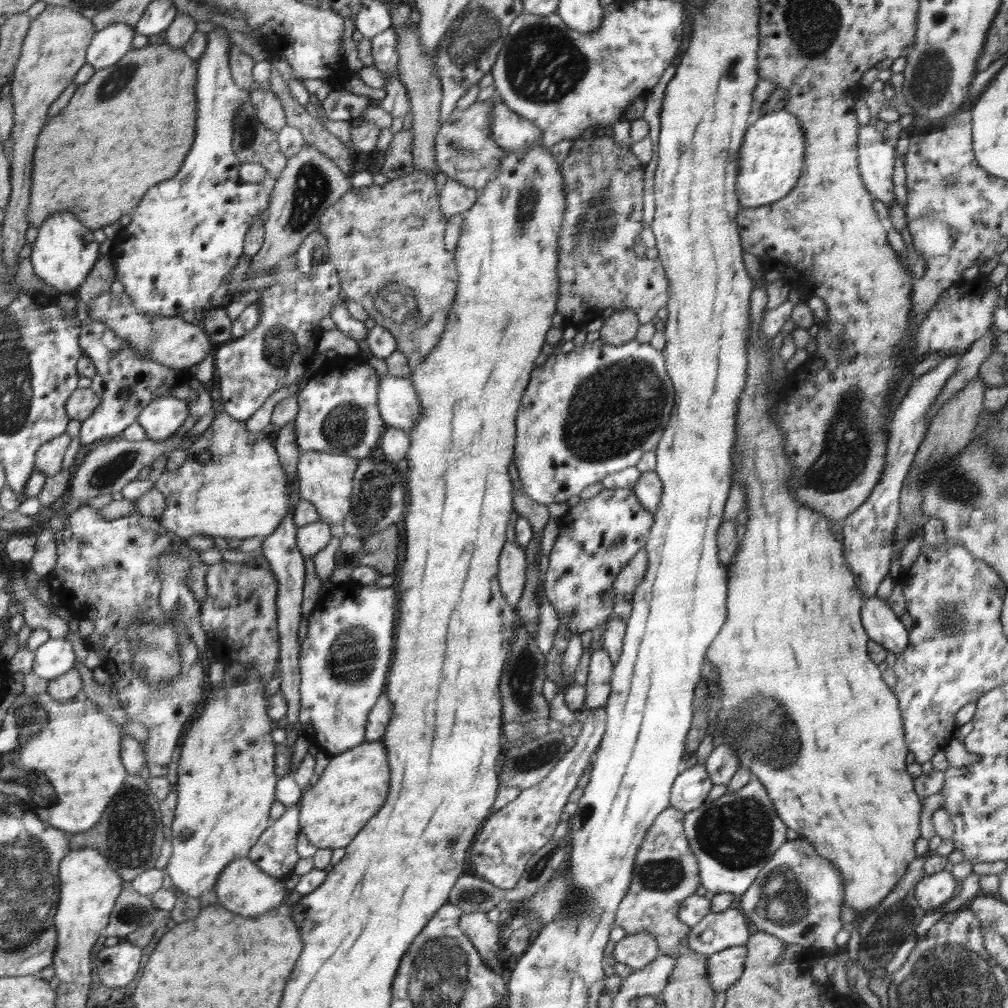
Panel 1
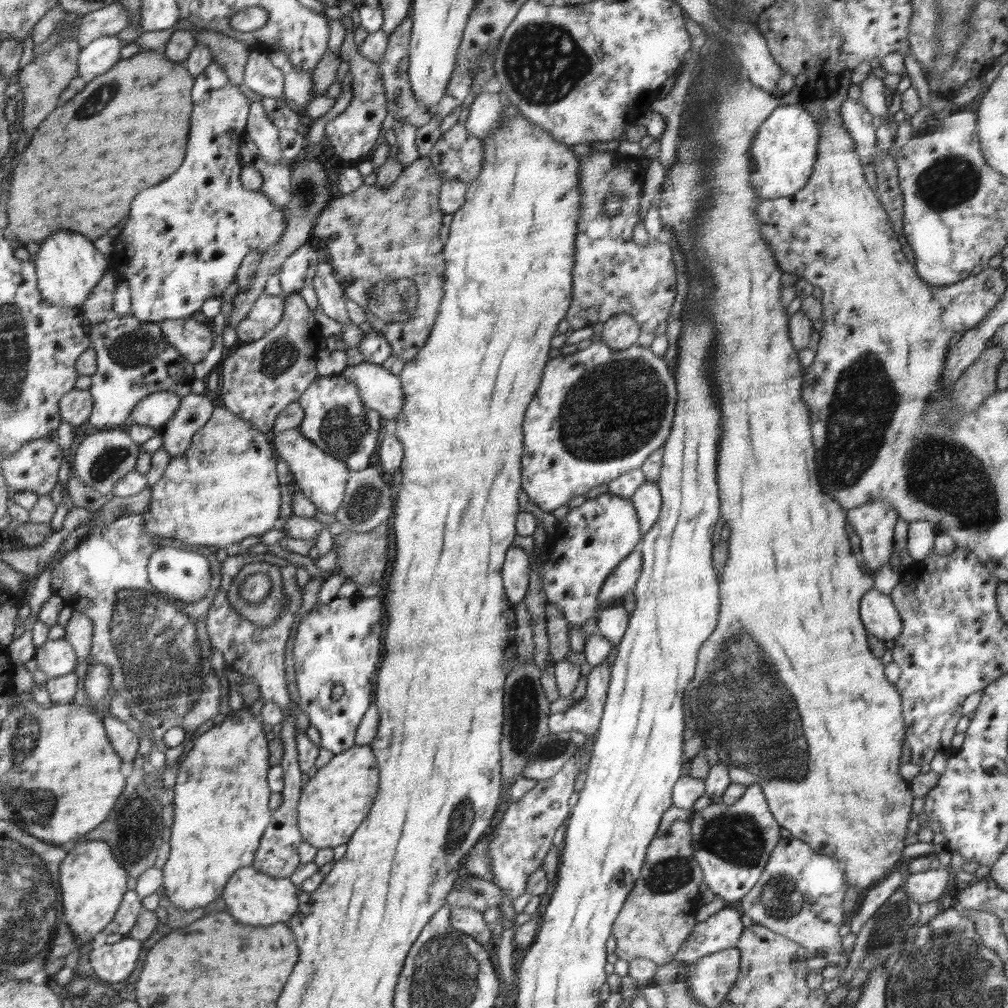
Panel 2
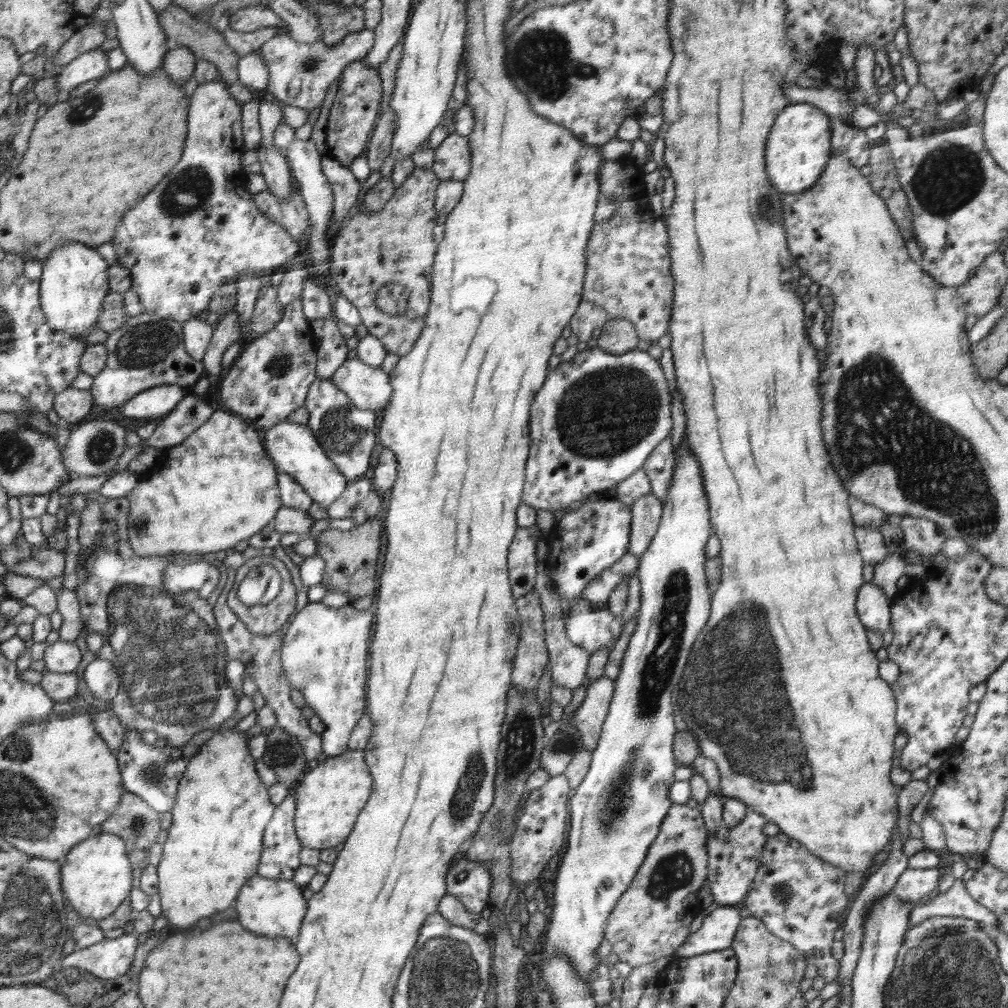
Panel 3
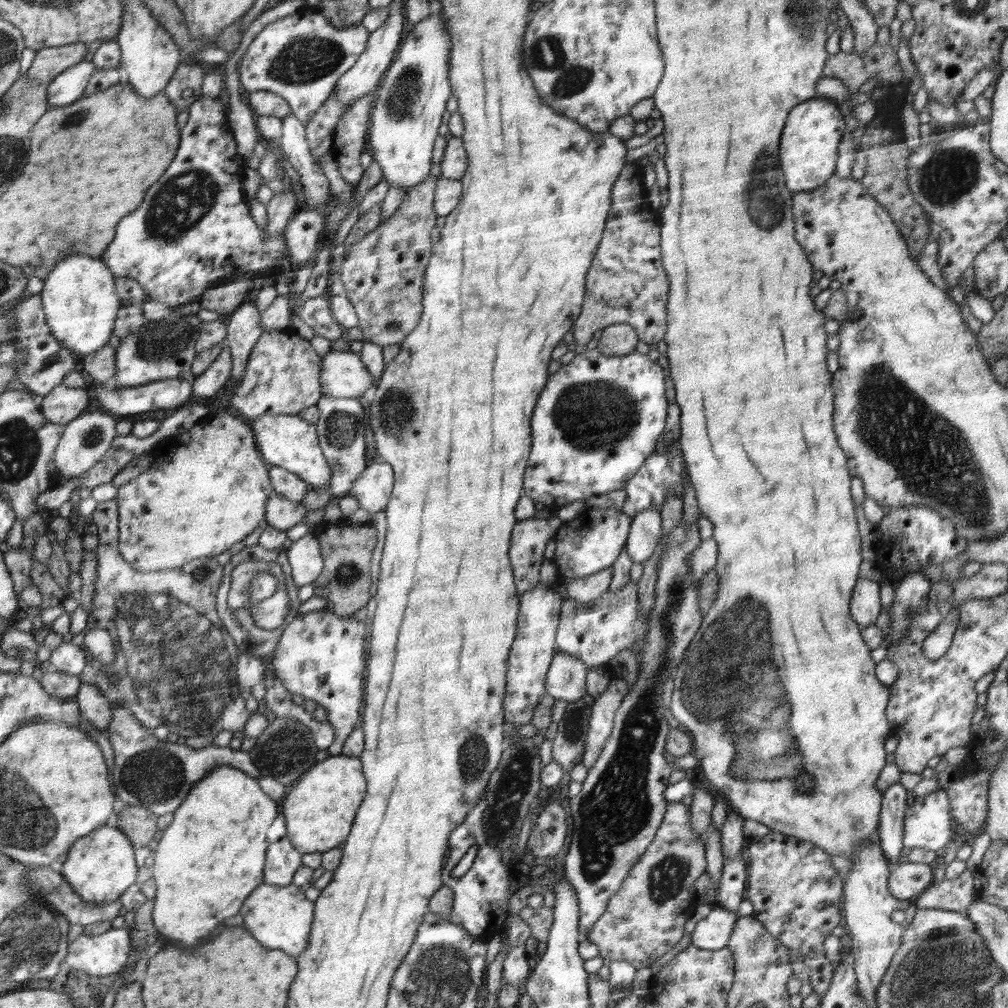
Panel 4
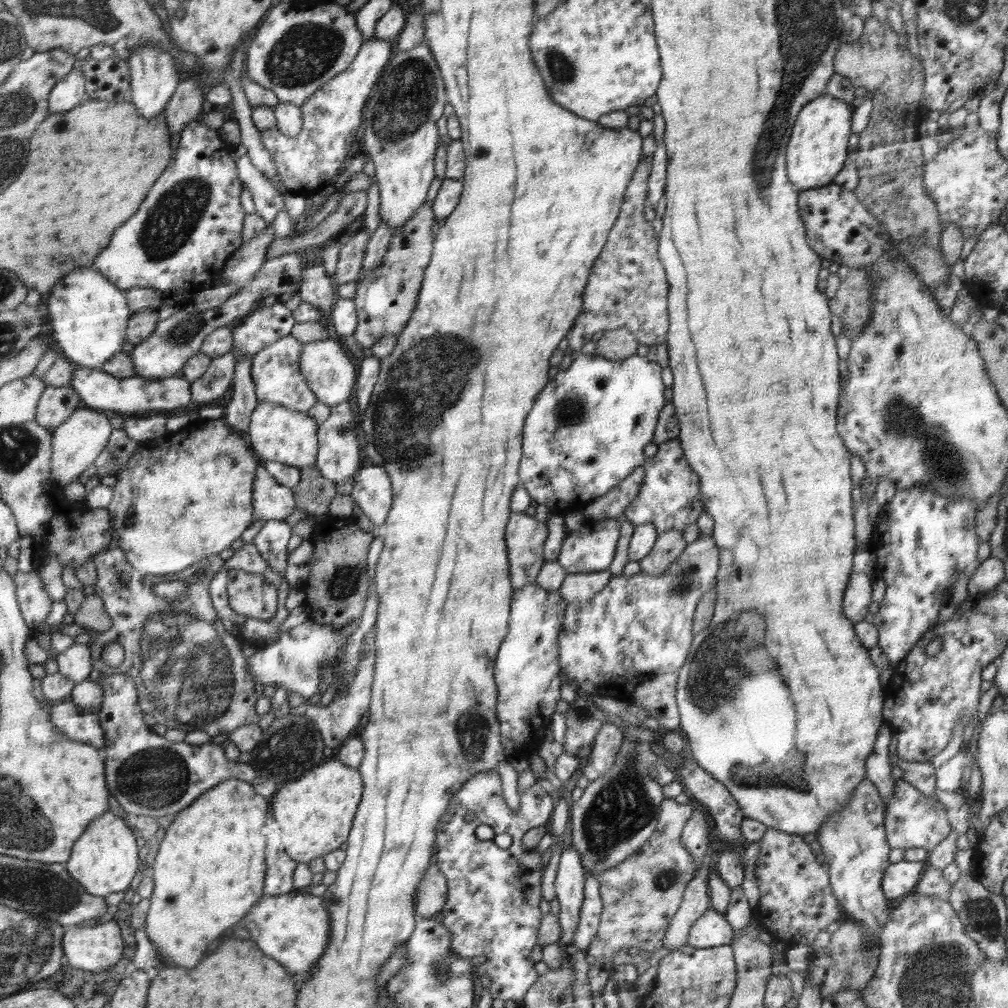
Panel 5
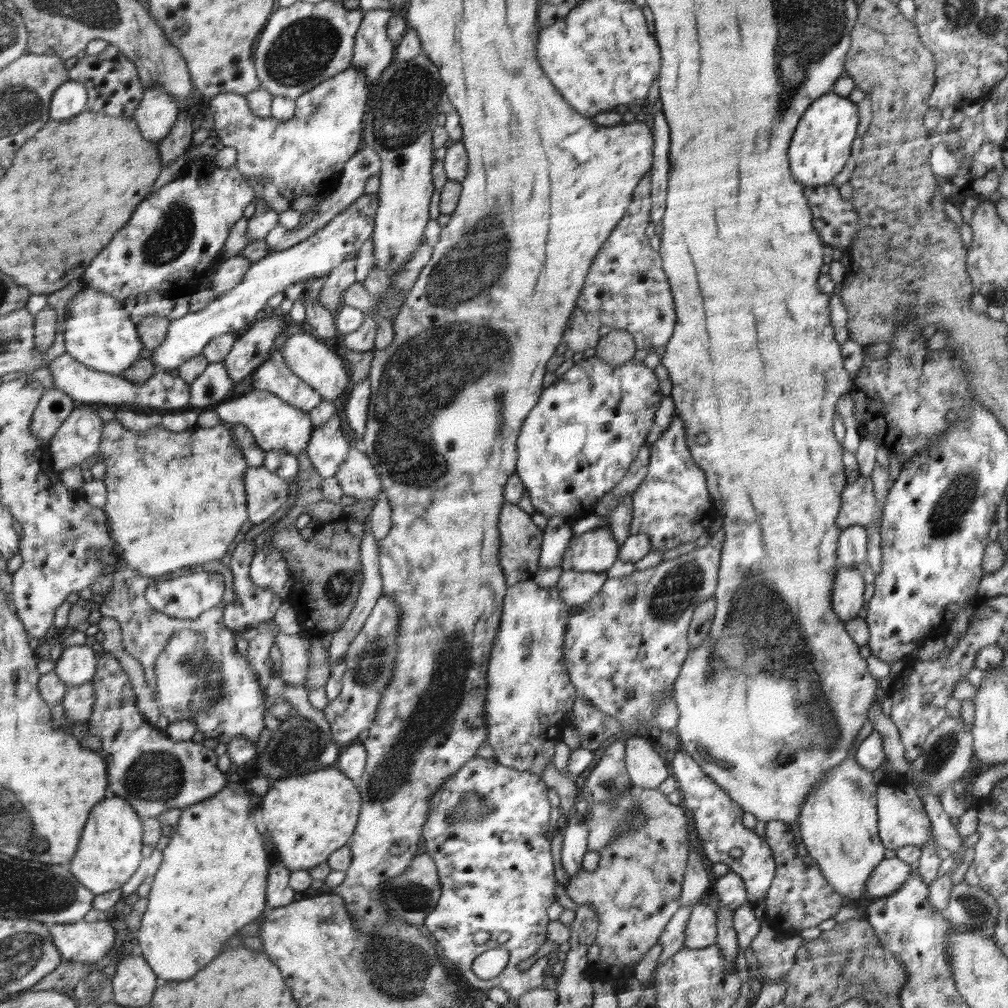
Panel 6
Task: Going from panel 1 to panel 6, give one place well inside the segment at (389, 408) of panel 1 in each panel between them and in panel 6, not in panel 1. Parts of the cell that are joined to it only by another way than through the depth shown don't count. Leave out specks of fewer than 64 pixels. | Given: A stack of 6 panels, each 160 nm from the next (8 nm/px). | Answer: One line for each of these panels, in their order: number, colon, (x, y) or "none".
2: (380, 390)
3: (370, 388)
4: (343, 374)
5: (331, 375)
6: (316, 364)

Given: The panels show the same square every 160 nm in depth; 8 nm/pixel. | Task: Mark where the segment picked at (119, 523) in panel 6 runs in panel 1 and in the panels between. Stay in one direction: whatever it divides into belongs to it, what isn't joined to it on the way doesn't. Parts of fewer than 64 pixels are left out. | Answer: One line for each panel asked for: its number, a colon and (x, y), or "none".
1: (243, 491)
2: (223, 489)
3: (218, 487)
4: (207, 489)
5: (185, 496)

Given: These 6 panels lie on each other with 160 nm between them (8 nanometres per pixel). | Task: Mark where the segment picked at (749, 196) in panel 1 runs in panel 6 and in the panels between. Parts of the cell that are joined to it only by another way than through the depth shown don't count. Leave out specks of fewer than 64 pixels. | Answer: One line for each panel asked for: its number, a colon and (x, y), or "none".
2: (783, 154)
3: (799, 144)
4: (808, 148)
5: (817, 149)
6: (820, 145)

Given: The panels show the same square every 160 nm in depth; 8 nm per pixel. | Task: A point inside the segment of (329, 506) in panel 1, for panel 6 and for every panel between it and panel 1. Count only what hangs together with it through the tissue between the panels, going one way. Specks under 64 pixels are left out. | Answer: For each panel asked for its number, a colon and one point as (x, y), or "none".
2: (322, 478)
3: (293, 447)
4: (288, 441)
5: (278, 433)
6: (276, 425)

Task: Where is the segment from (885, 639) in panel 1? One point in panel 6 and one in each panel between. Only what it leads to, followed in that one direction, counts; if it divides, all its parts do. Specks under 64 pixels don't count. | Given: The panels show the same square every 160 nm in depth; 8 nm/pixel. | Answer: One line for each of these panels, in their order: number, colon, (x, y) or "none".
2: (879, 616)
3: (872, 606)
4: (865, 602)
5: (857, 600)
6: (847, 600)

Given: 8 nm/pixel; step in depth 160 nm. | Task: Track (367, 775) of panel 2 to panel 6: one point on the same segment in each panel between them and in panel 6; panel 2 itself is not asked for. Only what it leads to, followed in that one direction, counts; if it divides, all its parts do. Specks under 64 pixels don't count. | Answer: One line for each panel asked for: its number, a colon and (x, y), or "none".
3: (330, 797)
4: (319, 810)
5: (315, 812)
6: (308, 817)

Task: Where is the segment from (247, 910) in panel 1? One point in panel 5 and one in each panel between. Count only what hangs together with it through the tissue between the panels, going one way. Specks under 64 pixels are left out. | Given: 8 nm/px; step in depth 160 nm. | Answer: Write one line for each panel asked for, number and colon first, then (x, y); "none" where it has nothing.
2: (258, 899)
3: (274, 908)
4: (280, 916)
5: (294, 928)

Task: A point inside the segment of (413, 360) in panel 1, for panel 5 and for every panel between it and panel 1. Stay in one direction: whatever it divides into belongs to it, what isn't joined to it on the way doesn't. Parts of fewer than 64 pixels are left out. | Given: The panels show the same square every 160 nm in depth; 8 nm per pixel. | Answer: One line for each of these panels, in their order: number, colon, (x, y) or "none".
2: (383, 243)
3: (382, 262)
4: (383, 273)
5: (385, 300)

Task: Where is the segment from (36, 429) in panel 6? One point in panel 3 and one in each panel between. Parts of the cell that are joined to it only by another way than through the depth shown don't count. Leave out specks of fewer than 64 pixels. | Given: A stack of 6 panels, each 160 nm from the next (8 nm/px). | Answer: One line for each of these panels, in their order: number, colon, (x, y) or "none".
3: (73, 405)
4: (63, 404)
5: (57, 404)

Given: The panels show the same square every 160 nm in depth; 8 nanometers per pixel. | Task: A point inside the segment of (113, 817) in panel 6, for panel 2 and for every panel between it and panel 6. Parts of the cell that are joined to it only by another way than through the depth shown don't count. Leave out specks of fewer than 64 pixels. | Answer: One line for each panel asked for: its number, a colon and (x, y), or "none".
2: (94, 883)
3: (97, 874)
4: (100, 867)
5: (104, 861)

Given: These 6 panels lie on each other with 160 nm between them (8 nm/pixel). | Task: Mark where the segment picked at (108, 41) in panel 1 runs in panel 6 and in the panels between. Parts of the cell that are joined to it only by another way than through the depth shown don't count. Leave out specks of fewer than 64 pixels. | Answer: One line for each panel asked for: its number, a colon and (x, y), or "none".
2: (104, 53)
3: (92, 65)
4: (69, 86)
5: (71, 92)
6: (70, 100)

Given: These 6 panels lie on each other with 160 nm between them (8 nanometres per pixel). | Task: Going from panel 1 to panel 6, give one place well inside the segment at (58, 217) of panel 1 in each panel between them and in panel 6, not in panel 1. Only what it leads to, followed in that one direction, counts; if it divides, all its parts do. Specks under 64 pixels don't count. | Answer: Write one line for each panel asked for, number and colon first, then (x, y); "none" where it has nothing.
2: (68, 267)
3: (74, 281)
4: (79, 295)
5: (88, 313)
6: (98, 331)

